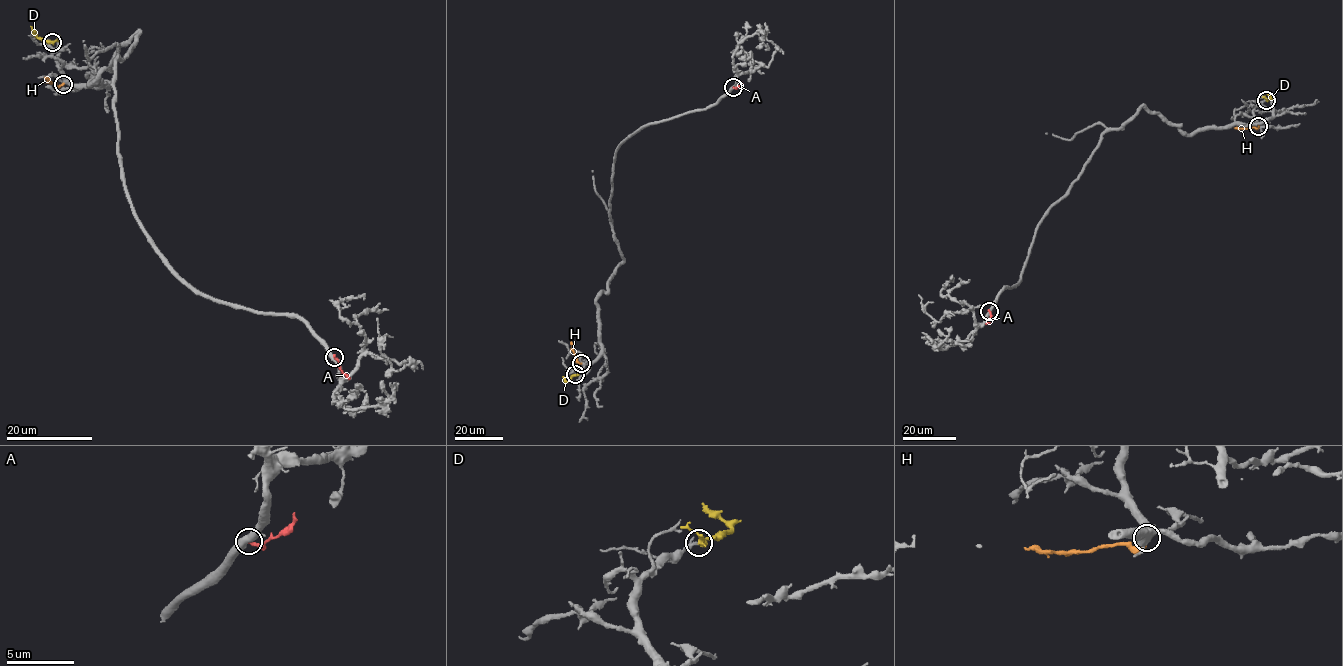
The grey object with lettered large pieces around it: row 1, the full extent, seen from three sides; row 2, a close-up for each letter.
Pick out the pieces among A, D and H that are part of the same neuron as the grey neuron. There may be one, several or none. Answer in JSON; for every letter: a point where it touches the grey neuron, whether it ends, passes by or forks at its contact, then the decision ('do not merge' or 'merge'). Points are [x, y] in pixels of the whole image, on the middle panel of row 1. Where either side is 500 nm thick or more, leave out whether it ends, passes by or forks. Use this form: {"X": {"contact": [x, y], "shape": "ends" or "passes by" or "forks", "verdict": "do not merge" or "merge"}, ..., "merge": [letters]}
{"A": {"contact": [733, 87], "verdict": "do not merge"}, "D": {"contact": [575, 374], "shape": "passes by", "verdict": "do not merge"}, "H": {"contact": [581, 363], "shape": "ends", "verdict": "merge"}, "merge": ["H"]}

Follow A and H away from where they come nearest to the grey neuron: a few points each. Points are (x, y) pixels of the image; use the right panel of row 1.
A: (989, 311), (991, 317), (985, 324)
H: (1259, 126), (1234, 128)

